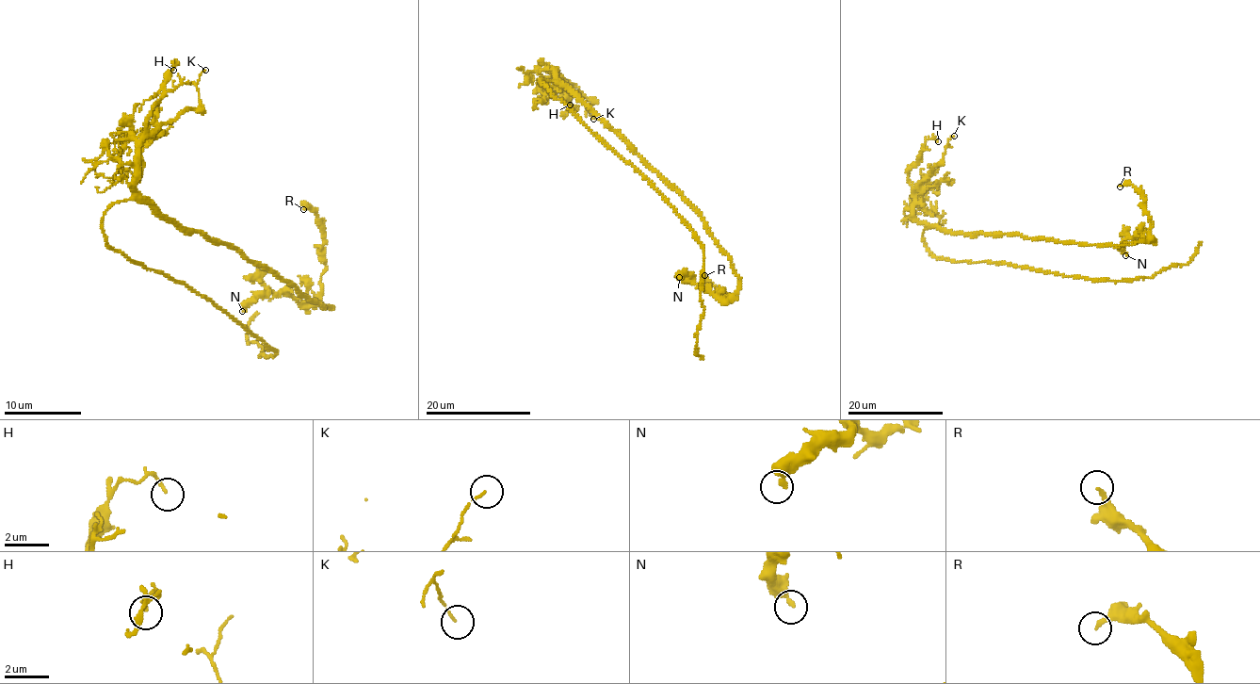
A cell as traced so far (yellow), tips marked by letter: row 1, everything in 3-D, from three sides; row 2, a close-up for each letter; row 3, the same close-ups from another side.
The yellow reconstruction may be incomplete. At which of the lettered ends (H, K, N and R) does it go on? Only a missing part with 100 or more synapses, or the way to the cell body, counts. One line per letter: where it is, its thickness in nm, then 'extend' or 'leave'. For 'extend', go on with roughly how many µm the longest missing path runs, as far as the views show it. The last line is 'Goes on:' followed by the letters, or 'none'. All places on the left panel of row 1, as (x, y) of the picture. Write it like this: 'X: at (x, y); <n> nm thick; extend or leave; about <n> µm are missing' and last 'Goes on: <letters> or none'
H: at (173, 70); 130 nm thick; leave
K: at (205, 70); 90 nm thick; leave
N: at (242, 311); 360 nm thick; leave
R: at (303, 209); 240 nm thick; leave
Goes on: none

